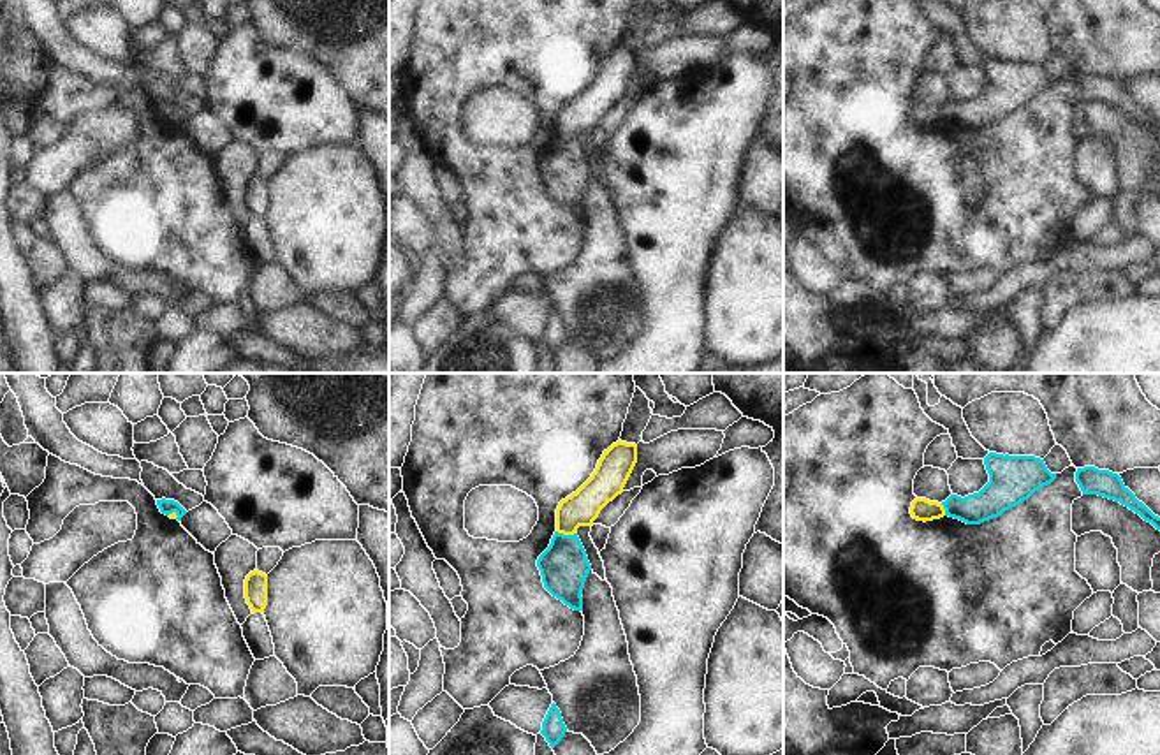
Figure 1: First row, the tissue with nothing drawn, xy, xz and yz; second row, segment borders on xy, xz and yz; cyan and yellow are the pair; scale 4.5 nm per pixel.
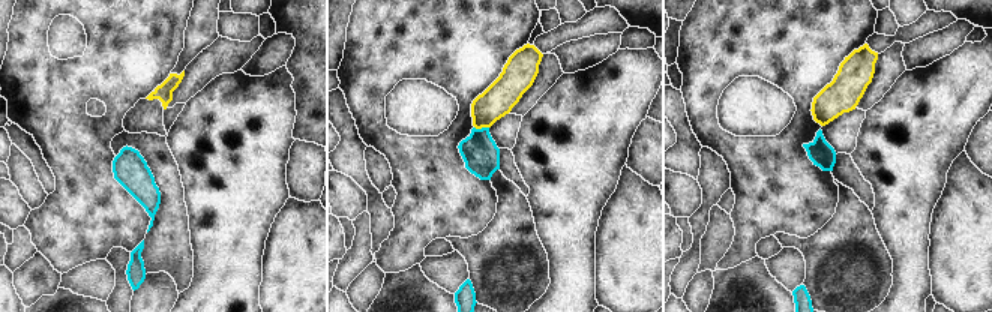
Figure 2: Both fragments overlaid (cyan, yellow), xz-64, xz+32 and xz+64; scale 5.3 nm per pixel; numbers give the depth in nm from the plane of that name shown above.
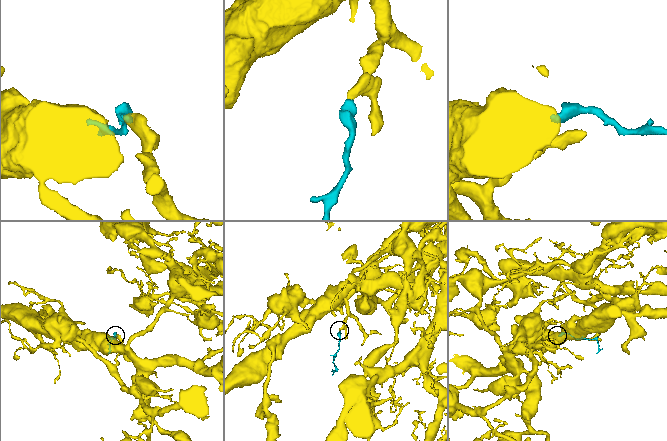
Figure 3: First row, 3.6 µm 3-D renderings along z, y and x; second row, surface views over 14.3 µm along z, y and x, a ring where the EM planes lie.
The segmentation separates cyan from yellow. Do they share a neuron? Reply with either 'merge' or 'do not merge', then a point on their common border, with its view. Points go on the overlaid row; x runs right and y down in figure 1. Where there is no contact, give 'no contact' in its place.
merge; meets cyan in xz at (565, 535)

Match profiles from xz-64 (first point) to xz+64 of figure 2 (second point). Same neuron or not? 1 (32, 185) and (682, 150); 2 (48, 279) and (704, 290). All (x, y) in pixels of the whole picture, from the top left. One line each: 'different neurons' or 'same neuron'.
1: same neuron
2: same neuron

